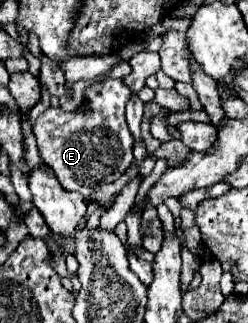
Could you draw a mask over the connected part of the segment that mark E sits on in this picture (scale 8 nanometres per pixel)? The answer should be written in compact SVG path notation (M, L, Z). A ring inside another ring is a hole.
M107 78L96 82L84 91L87 110L63 112L61 108L47 108L33 124L39 154L49 164L65 190L77 190L87 200L89 194L105 184L115 182L133 162L133 136L125 120L125 104L131 98L131 90L122 79ZM103 129L103 148L97 146L97 136Z

